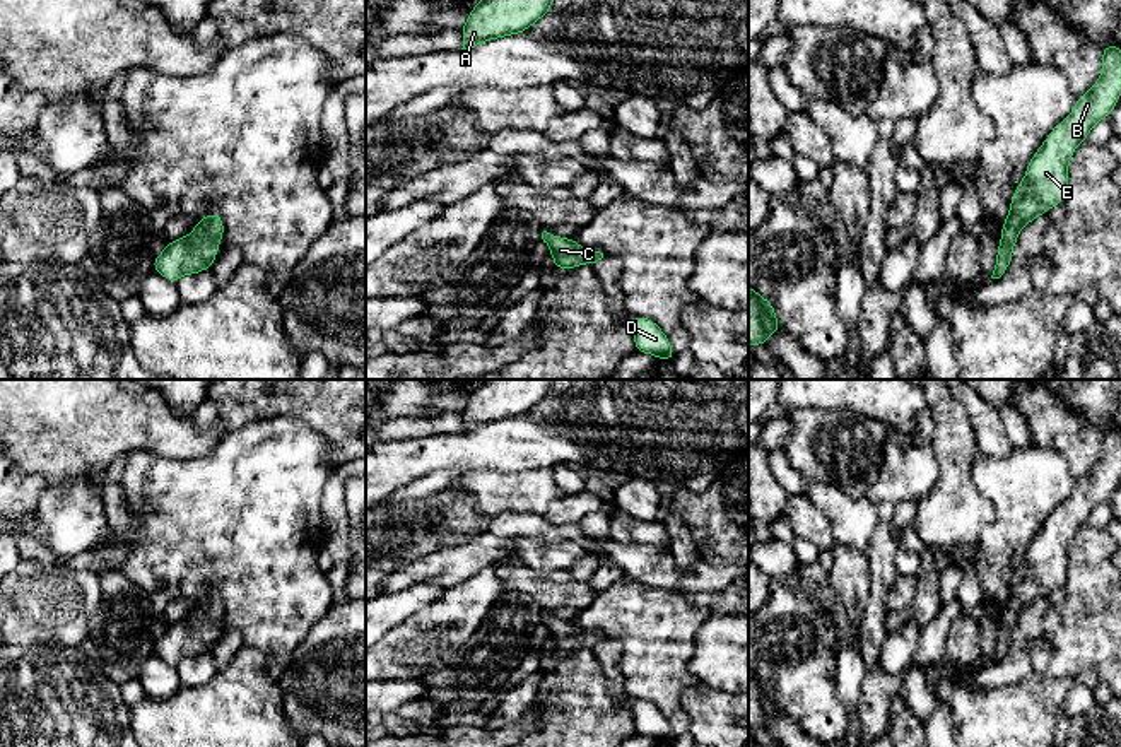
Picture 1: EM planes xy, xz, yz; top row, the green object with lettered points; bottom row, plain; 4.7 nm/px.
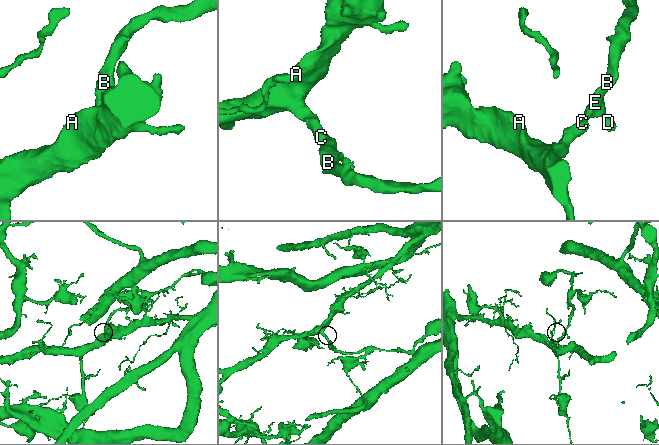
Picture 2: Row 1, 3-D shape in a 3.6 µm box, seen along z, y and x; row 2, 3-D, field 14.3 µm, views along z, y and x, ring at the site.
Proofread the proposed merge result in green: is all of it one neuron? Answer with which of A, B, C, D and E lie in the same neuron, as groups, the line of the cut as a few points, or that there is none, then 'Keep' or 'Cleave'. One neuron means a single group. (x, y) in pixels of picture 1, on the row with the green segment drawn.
Groups: A B C D E. No split. Keep

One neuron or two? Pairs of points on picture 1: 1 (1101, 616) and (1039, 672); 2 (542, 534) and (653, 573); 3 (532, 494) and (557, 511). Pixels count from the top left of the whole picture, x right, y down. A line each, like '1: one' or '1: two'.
1: two
2: one
3: two

